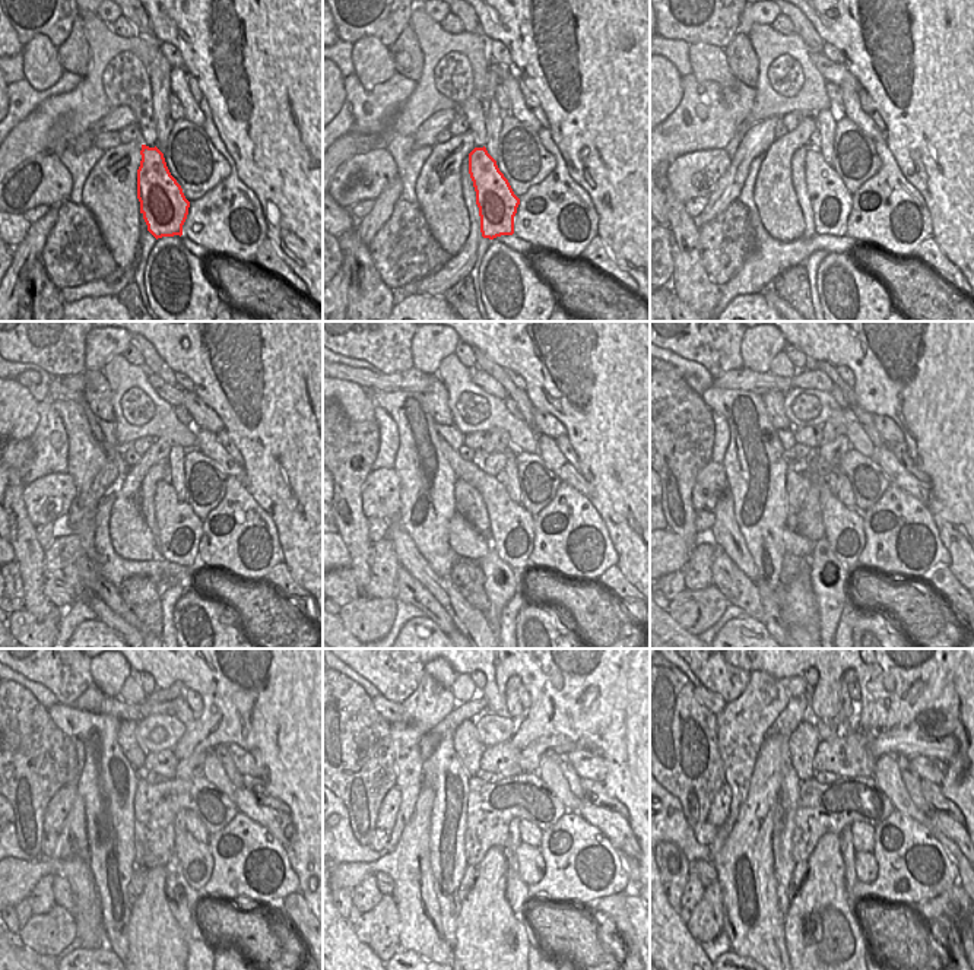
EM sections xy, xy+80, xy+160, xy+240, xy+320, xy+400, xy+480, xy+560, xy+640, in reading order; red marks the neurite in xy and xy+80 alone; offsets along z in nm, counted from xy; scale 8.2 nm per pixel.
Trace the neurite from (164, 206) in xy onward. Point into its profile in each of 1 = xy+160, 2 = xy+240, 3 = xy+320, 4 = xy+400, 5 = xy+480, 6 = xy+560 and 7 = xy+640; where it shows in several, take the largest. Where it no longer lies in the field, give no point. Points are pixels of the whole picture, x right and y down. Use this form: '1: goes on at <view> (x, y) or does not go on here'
1: goes on at xy+160 (831, 202)
2: goes on at xy+240 (180, 531)
3: goes on at xy+320 (511, 526)
4: goes on at xy+400 (844, 528)
5: goes on at xy+480 (196, 861)
6: goes on at xy+560 (530, 865)
7: goes on at xy+640 (866, 867)

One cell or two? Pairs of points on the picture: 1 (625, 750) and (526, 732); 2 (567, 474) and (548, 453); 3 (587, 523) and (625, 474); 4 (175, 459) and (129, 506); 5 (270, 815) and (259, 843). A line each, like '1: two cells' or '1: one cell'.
1: one cell
2: one cell
3: two cells
4: two cells
5: two cells

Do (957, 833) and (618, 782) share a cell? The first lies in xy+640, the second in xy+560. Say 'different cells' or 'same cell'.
different cells

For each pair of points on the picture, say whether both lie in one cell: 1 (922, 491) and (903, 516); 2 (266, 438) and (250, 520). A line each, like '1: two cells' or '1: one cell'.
1: two cells
2: two cells

